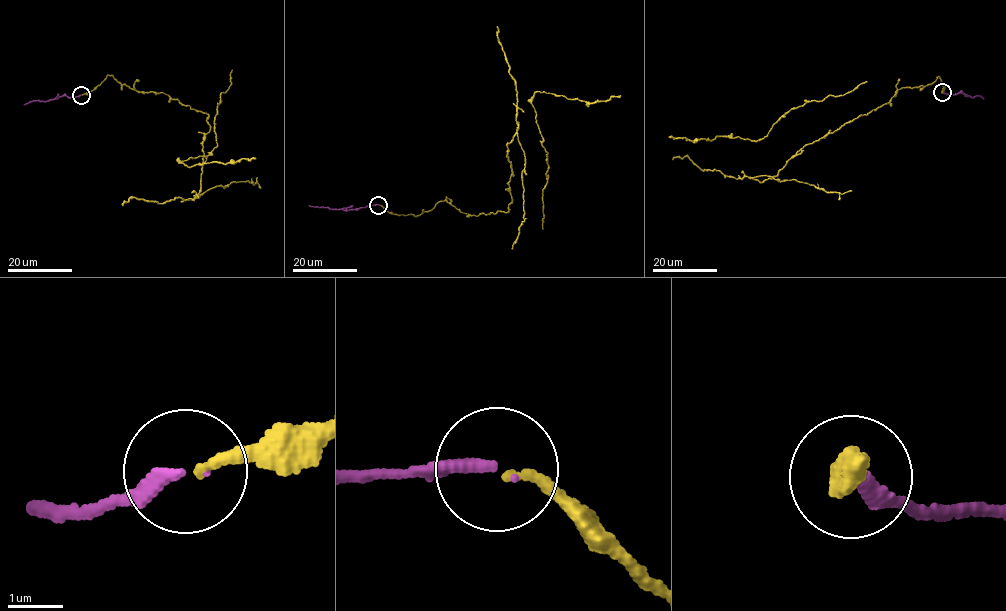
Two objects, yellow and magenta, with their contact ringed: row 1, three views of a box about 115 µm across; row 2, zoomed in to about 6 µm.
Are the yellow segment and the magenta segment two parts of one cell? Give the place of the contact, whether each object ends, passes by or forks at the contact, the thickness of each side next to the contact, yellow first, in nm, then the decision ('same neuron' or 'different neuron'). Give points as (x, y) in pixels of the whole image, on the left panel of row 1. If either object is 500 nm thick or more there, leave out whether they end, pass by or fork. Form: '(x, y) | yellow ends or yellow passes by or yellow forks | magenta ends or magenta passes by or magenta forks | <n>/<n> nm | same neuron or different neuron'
(81, 95) | yellow ends | magenta ends | 180/240 nm | same neuron

